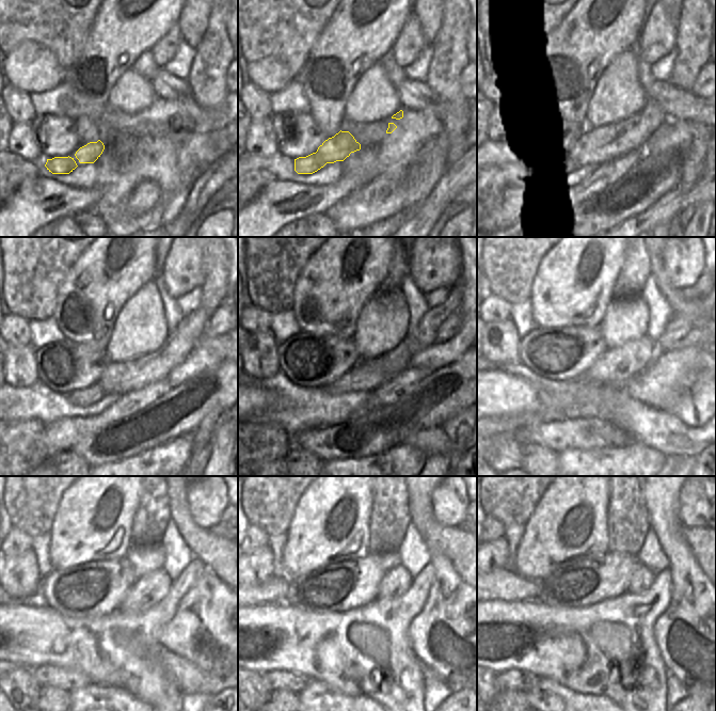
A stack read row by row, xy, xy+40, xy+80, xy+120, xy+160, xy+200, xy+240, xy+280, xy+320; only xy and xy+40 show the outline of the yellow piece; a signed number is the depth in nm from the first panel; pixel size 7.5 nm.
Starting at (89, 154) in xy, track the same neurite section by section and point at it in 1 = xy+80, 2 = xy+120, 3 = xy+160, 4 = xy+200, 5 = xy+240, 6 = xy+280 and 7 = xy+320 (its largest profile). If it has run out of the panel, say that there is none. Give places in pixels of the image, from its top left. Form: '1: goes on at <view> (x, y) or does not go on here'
1: goes on at xy+80 (588, 140)
2: goes on at xy+120 (112, 378)
3: goes on at xy+160 (351, 381)
4: goes on at xy+200 (613, 360)
5: goes on at xy+240 (158, 583)
6: goes on at xy+280 (396, 582)
7: goes on at xy+320 (641, 578)

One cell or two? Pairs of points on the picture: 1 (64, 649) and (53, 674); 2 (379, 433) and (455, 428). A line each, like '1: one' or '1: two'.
1: two
2: two

